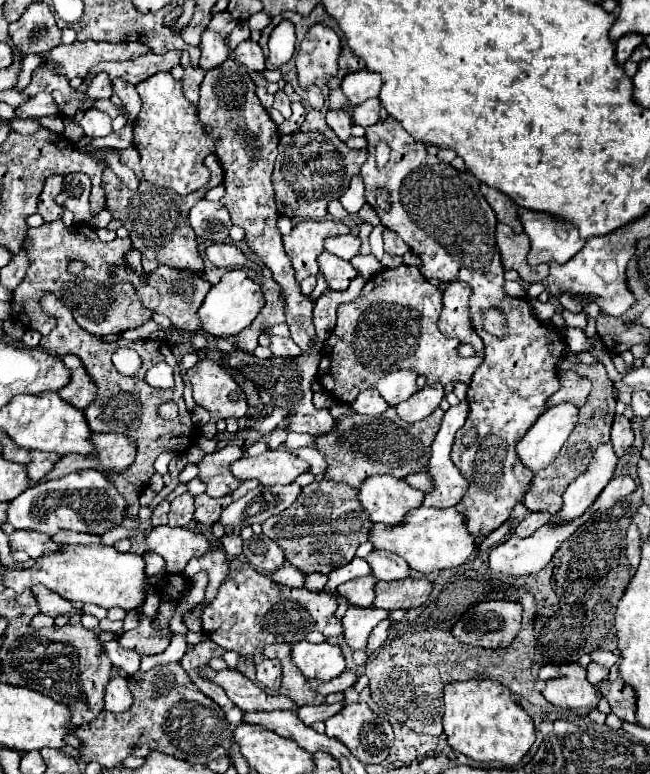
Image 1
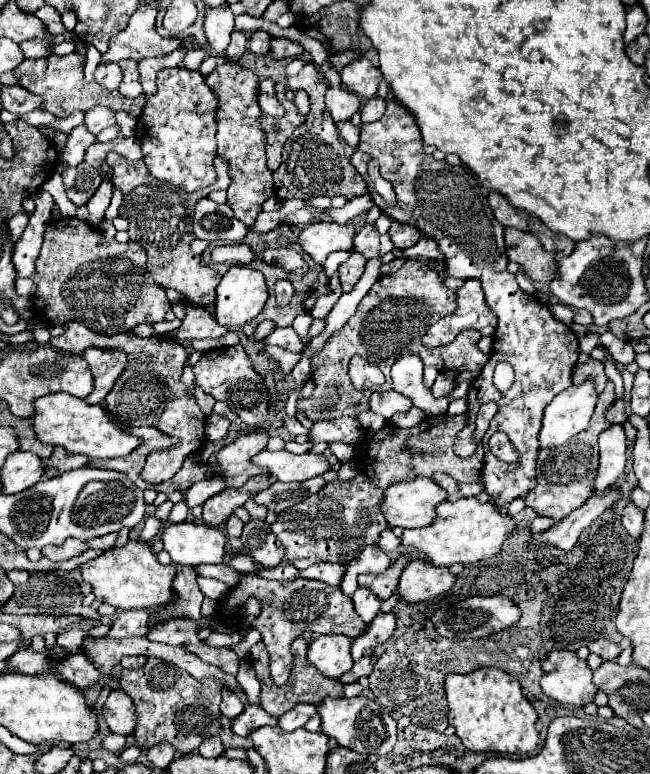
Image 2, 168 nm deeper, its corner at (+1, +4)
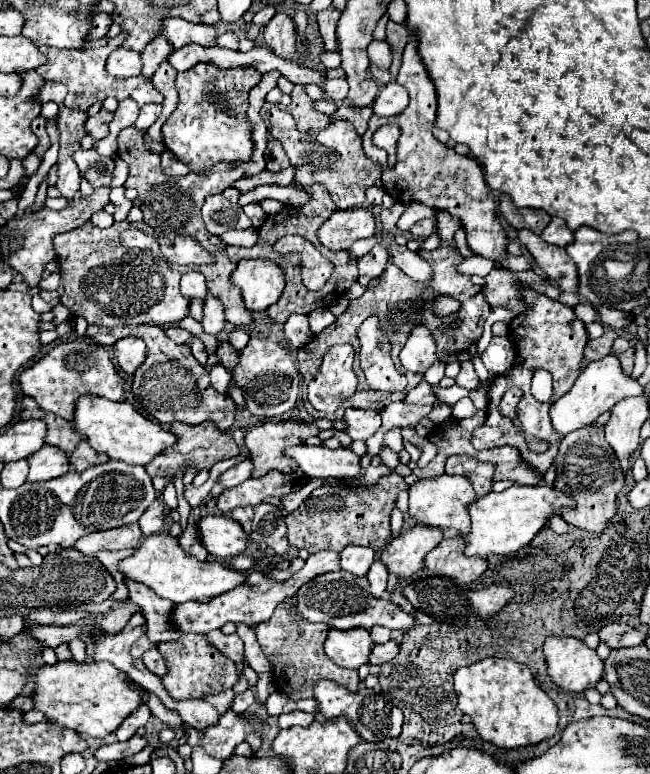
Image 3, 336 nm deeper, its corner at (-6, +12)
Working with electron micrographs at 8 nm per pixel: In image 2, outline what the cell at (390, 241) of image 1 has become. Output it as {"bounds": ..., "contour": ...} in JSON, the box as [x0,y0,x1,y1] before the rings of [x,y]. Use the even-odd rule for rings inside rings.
{"bounds":[390,220,422,250],"contour":[[[394,220],[392,226],[390,226],[390,236],[392,236],[394,246],[400,248],[400,250],[414,246],[414,244],[422,238],[422,234],[420,234],[418,228],[412,228],[410,224],[408,224],[408,226],[406,226],[406,224],[398,224],[396,220]]]}

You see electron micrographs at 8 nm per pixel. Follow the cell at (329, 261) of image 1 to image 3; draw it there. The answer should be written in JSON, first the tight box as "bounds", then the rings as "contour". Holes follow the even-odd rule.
{"bounds":[357,244,389,286],"contour":[[[375,244],[373,250],[365,256],[361,256],[357,260],[357,268],[359,268],[359,284],[367,286],[367,282],[375,276],[381,276],[383,270],[385,270],[385,264],[389,262],[389,256],[387,256],[387,248],[385,244]]]}

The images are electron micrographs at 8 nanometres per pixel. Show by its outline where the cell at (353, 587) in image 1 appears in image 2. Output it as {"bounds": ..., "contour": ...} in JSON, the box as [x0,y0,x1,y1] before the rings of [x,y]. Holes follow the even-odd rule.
{"bounds":[358,554,410,600],"contour":[[[400,554],[400,556],[394,560],[392,568],[388,568],[388,570],[382,572],[382,574],[376,574],[376,576],[372,576],[372,574],[362,574],[362,576],[358,578],[358,584],[360,584],[360,586],[368,586],[380,600],[386,600],[386,598],[390,598],[392,594],[396,594],[396,582],[398,582],[398,578],[400,578],[402,568],[404,568],[408,562],[410,562],[410,554]]]}

